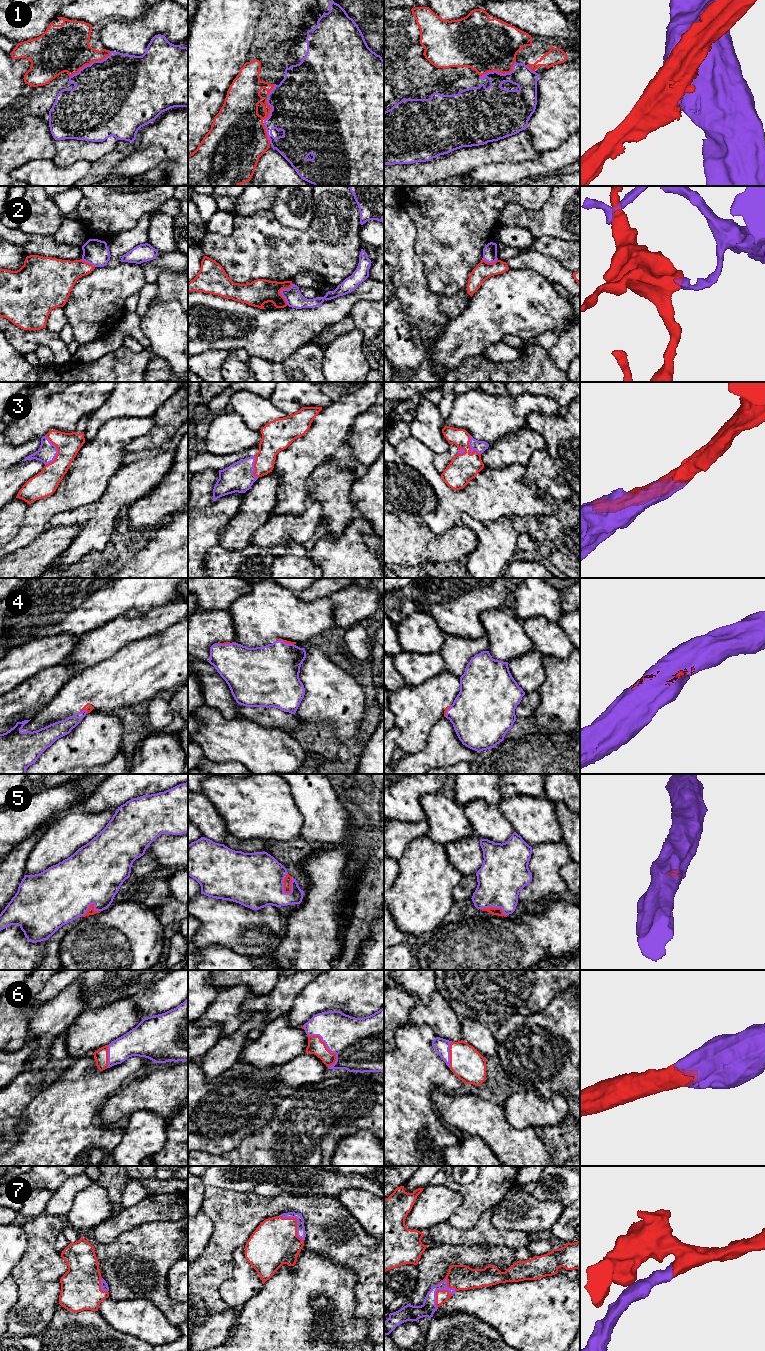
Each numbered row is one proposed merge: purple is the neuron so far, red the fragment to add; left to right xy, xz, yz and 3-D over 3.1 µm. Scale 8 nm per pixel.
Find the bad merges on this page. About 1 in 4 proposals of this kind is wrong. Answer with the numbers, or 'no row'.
1, 2

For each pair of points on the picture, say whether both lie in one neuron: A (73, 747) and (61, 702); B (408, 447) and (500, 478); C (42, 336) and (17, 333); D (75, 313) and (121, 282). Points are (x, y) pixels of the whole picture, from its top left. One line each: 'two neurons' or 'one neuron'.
A: two neurons
B: one neuron
C: one neuron
D: one neuron

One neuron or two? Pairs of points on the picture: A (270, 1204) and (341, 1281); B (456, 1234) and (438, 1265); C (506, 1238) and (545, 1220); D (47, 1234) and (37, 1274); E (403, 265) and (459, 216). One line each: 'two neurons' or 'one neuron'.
A: two neurons
B: two neurons
C: two neurons
D: one neuron
E: two neurons

